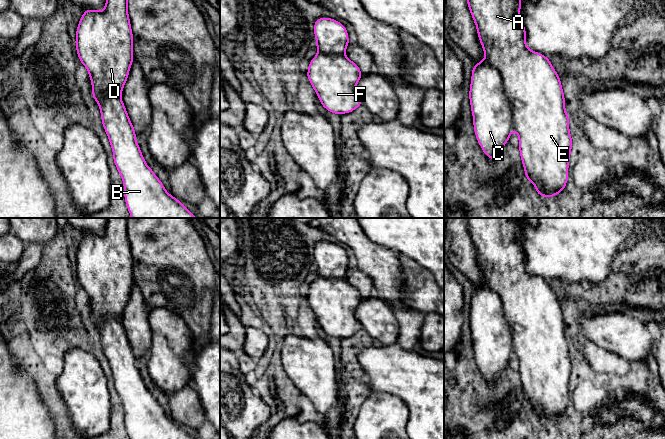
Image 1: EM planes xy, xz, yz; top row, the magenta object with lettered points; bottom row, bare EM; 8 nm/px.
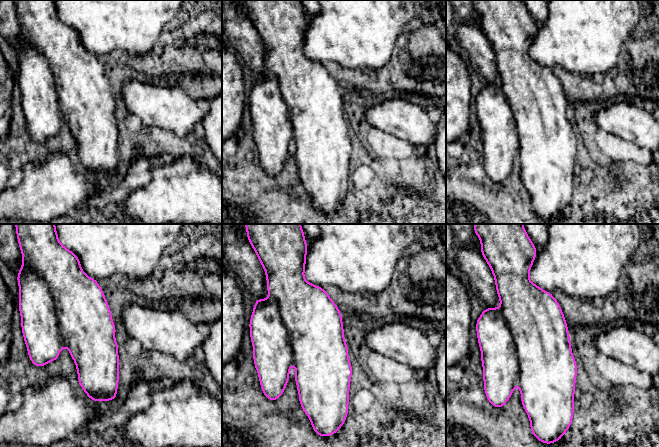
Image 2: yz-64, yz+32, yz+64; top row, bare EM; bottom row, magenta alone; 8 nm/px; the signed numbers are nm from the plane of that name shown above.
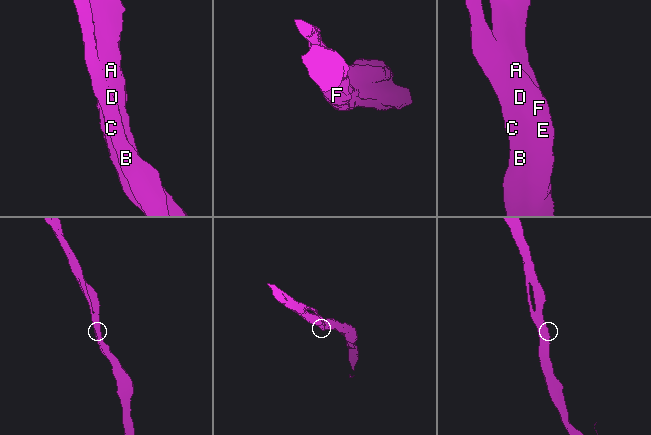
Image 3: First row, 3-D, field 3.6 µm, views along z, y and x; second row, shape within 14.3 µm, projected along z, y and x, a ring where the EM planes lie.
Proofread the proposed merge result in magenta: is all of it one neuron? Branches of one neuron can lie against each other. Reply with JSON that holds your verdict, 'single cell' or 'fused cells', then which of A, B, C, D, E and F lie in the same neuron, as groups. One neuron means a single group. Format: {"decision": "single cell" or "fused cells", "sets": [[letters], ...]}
{"decision": "single cell", "sets": [["A", "B", "C", "D", "E", "F"]]}

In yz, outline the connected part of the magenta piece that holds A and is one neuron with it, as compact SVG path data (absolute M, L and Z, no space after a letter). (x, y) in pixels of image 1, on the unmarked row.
M466 218L469 235L477 252L477 259L485 277L480 287L474 287L469 314L476 363L484 378L491 384L499 382L501 372L507 368L513 353L519 362L519 376L525 402L536 412L537 419L546 422L560 418L566 411L572 360L569 339L565 334L565 320L561 304L549 281L529 274L526 253L519 242L523 218Z

